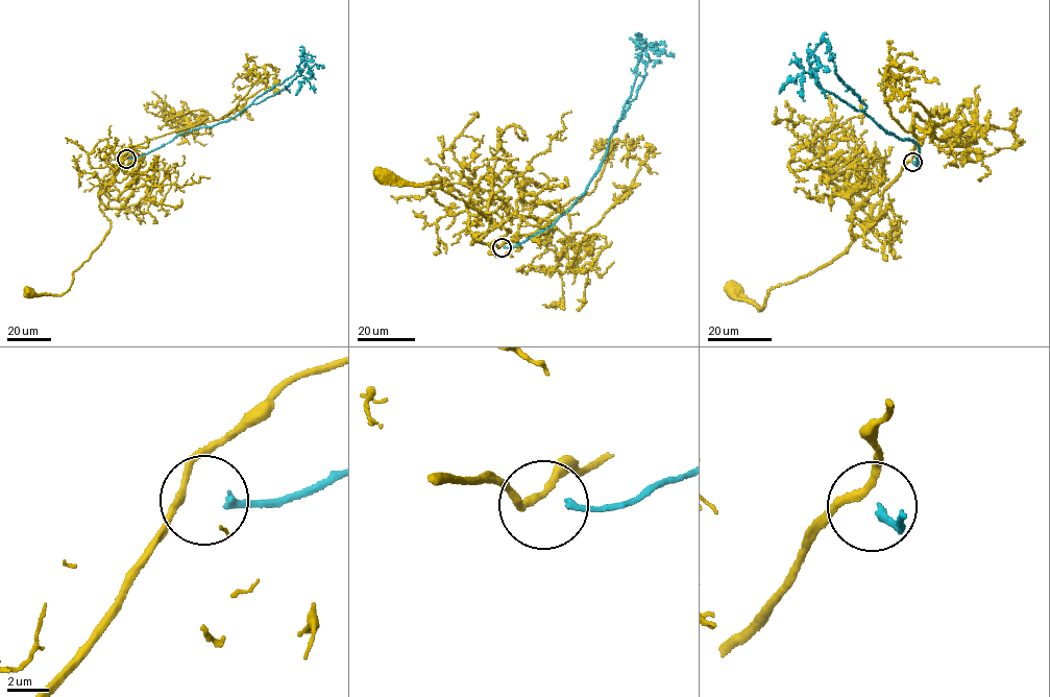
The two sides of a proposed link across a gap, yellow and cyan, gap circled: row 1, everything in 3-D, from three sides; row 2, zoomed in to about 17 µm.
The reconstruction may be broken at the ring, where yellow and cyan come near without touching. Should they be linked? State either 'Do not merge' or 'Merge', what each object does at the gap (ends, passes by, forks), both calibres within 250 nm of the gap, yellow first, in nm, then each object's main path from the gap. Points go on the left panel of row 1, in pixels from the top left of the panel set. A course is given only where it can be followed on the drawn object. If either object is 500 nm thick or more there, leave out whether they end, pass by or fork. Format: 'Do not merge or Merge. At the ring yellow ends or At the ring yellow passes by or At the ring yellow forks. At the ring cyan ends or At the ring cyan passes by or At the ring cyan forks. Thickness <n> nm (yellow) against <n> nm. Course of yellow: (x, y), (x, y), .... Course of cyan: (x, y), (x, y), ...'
Do not merge. At the ring yellow passes by. At the ring cyan ends. Thickness 360 nm (yellow) against 380 nm. Course of yellow: (124, 159), (98, 193), (110, 229), (74, 271), (71, 287), (62, 294), (28, 291). Course of cyan: (128, 159), (182, 133), (226, 121), (294, 74), (302, 51), (310, 68), (322, 68)

